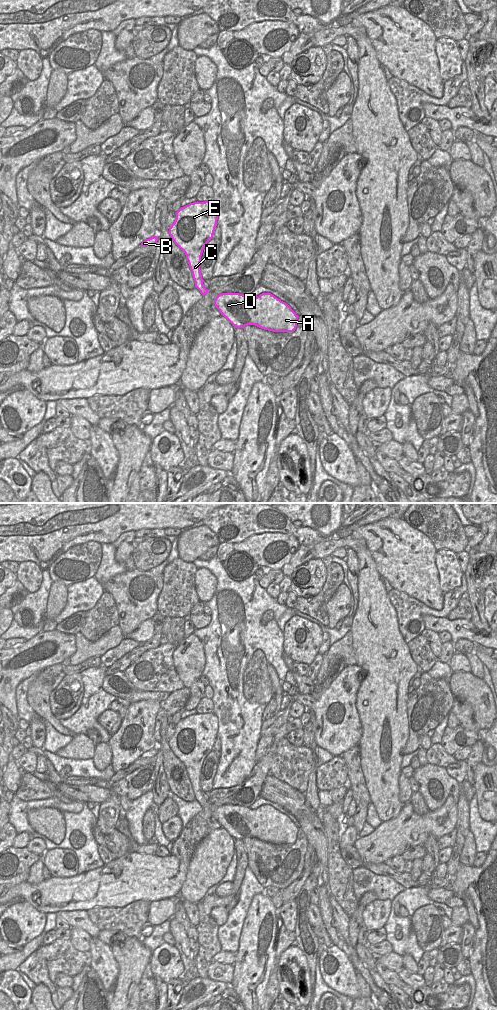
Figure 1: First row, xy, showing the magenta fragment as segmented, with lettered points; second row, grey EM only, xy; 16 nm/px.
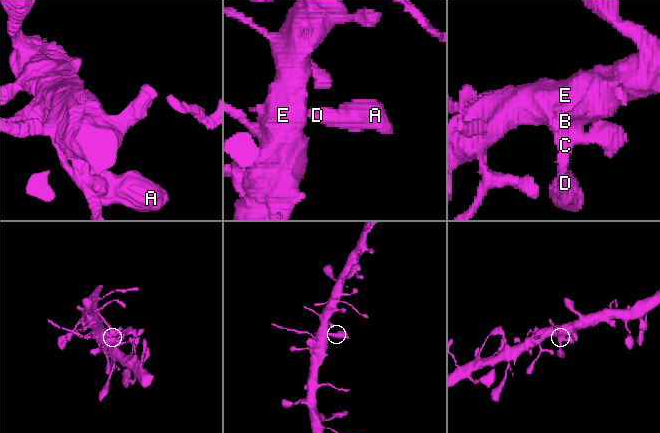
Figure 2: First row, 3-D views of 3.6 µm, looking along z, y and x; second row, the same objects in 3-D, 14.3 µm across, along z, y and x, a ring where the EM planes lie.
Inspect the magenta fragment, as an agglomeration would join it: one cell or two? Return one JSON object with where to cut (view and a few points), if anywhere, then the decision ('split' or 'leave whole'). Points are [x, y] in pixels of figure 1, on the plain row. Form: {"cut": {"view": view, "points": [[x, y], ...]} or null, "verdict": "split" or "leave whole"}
{"cut": {"view": "xy", "points": [[151, 749], [157, 751]]}, "verdict": "split"}

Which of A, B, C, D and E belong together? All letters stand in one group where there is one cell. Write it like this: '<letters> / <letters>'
A C D E / B

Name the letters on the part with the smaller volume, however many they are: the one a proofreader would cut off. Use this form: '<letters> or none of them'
B

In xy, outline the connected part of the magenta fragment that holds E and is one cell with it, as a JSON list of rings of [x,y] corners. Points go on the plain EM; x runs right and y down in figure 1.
[[[214,713],[194,714],[181,719],[169,740],[174,755],[185,765],[195,799],[204,808],[208,805],[203,797],[200,774],[206,756],[213,750],[218,732],[218,718]]]

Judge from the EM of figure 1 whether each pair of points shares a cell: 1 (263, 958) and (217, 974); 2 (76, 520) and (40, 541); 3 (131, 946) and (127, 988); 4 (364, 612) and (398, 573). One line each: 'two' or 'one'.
1: two
2: one
3: one
4: two

